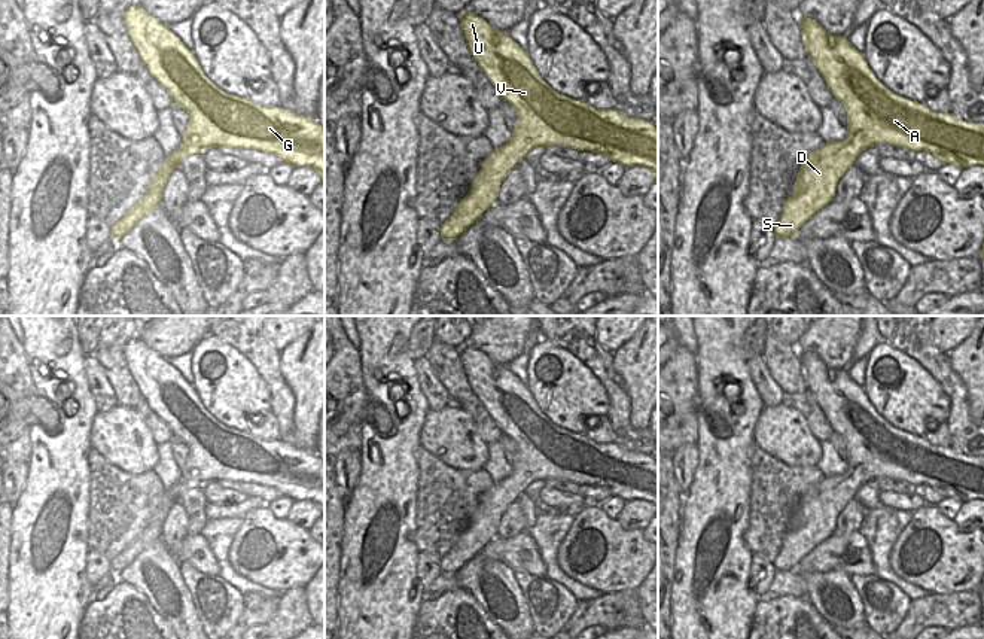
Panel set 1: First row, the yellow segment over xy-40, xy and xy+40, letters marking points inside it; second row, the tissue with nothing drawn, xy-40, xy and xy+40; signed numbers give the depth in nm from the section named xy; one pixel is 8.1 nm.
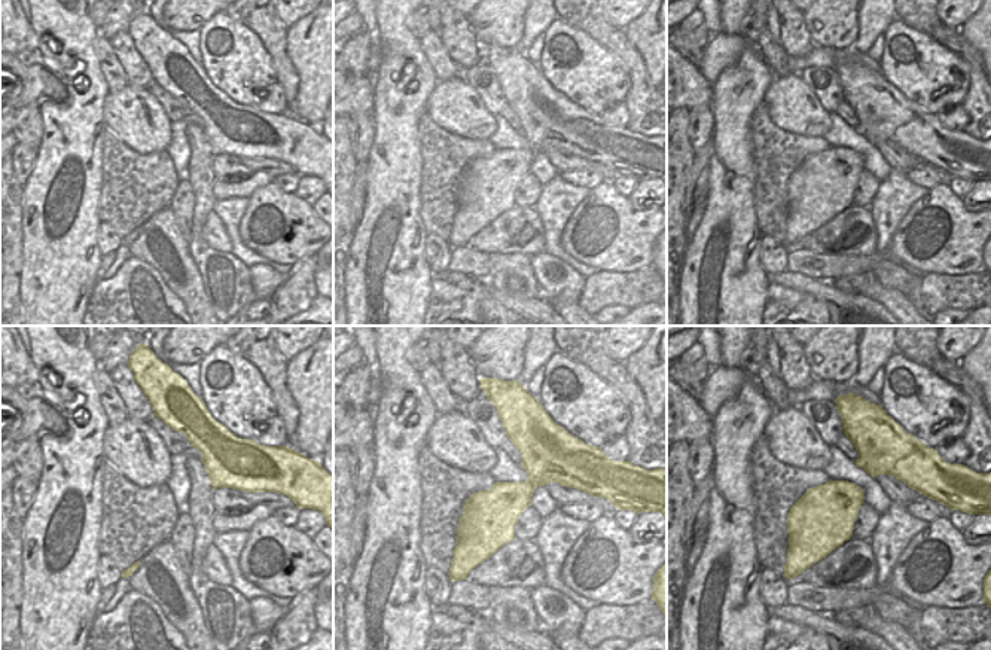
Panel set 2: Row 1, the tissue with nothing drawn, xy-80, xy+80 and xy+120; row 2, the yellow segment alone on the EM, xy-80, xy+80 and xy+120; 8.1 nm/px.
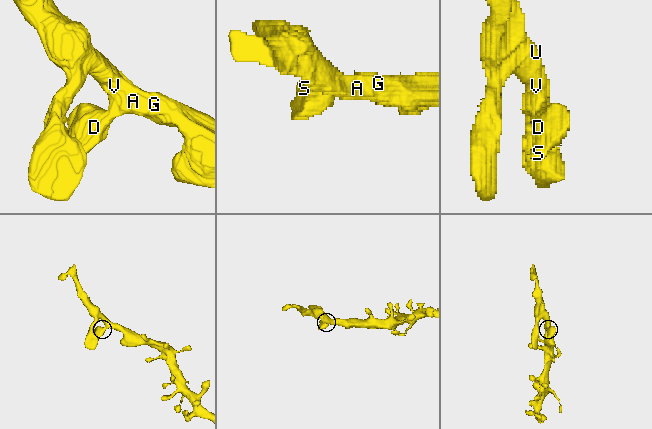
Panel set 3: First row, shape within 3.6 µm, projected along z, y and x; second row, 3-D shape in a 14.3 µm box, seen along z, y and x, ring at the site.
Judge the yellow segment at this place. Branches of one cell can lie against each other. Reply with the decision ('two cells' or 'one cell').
one cell

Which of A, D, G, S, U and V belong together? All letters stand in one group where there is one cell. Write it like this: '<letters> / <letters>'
A D G S U V

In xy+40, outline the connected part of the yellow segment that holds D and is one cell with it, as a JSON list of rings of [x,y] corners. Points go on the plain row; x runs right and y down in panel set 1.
[[[799,352],[802,378],[805,389],[814,396],[820,410],[834,432],[841,435],[847,448],[847,471],[843,475],[823,477],[820,483],[810,487],[799,500],[792,529],[786,533],[782,548],[774,560],[777,572],[795,570],[799,562],[810,554],[819,544],[834,535],[835,520],[844,506],[856,496],[856,490],[878,477],[896,478],[911,484],[923,484],[935,489],[942,497],[953,497],[960,502],[984,500],[984,457],[972,457],[957,453],[953,447],[935,447],[923,436],[911,435],[887,423],[872,407],[865,390],[846,369],[832,369],[811,352]]]

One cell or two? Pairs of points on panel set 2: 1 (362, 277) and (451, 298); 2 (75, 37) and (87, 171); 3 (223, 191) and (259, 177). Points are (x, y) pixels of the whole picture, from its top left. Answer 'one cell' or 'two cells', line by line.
1: two cells
2: one cell
3: one cell

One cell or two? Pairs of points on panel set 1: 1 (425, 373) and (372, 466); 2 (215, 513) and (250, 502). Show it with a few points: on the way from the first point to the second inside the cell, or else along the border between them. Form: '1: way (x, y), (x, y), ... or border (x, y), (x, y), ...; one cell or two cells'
1: border (414, 361), (417, 383), (429, 408); two cells
2: way (224, 511), (238, 511), (241, 508); one cell

